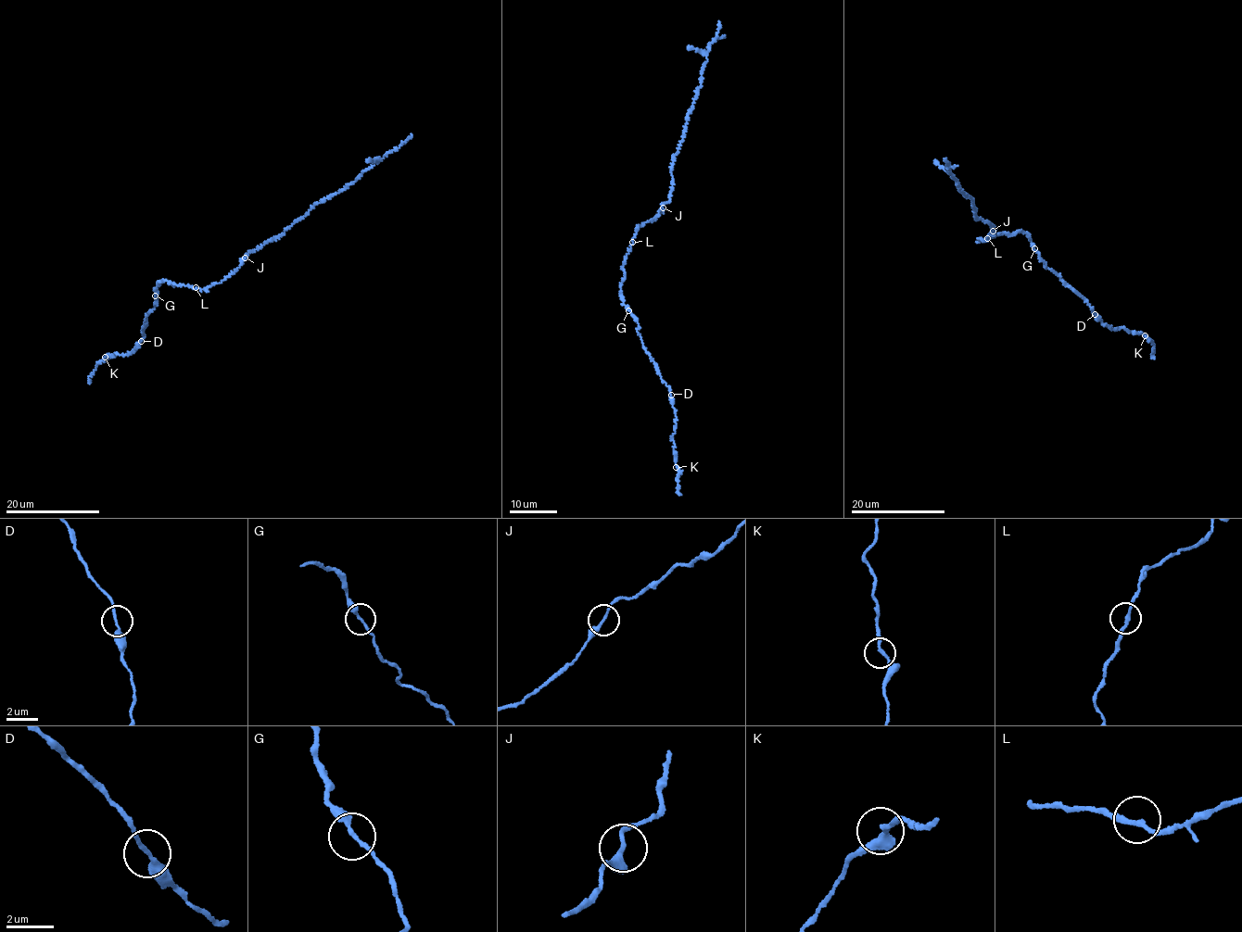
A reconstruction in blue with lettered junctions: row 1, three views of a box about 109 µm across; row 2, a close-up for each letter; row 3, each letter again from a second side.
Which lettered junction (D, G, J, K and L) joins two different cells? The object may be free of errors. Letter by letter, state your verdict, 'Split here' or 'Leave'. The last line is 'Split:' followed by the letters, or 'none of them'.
D: Leave
G: Leave
J: Split here
K: Leave
L: Leave
Split: J

